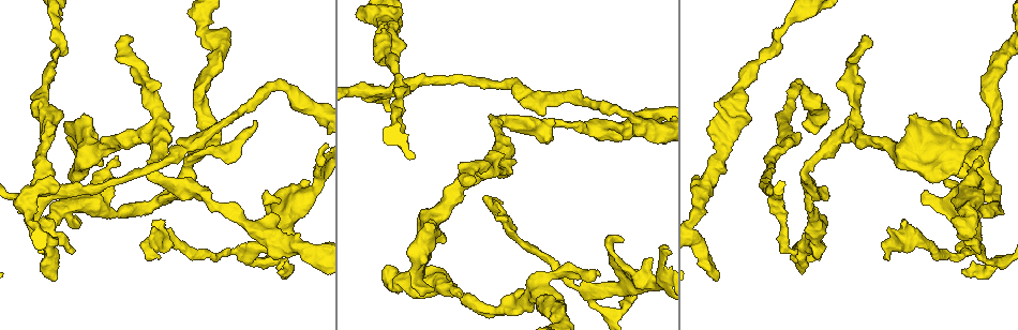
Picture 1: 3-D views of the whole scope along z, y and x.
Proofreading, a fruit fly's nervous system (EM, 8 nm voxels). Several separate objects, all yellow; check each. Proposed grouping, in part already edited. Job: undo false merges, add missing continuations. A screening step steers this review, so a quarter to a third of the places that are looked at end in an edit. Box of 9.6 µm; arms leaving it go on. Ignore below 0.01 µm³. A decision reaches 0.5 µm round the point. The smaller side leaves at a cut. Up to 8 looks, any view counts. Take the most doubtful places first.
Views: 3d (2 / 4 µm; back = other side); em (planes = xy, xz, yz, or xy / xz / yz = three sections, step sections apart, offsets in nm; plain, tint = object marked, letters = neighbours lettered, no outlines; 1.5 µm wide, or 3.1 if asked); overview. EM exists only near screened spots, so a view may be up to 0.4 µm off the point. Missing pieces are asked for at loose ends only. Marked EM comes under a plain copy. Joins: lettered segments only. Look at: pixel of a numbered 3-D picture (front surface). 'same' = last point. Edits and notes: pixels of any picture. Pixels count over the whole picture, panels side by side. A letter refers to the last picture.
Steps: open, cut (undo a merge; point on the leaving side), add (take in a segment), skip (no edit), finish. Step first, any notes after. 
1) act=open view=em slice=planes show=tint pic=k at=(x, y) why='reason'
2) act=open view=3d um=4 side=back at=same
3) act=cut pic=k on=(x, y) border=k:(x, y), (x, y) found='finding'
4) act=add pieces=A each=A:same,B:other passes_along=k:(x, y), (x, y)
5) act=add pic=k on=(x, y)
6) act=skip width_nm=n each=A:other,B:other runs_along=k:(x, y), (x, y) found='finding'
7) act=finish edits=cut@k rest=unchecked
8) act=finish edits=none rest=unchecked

act=open view=em slice=xy step=8 show=letters pic=1 at=(797, 262) why='branch stops here'

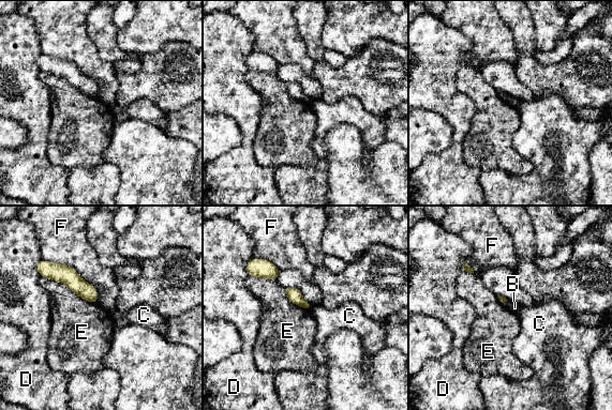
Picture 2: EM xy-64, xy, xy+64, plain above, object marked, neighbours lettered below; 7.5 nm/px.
act=open view=em slice=planes show=letters at=same why='cut it another way'

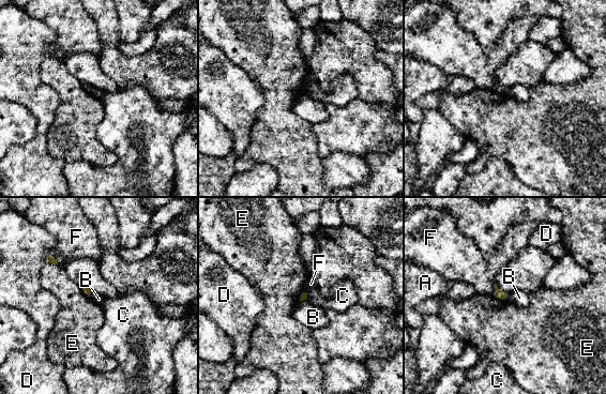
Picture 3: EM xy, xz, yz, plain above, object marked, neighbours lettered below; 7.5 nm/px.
act=skip each=A:other,B:other,C:other,D:other,E:other,F:other border=3:(508, 294), (509, 299) found='no lettered segment goes on from it'

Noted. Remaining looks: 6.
act=open view=3d um=4 pic=1 at=(472, 181) why='free end'

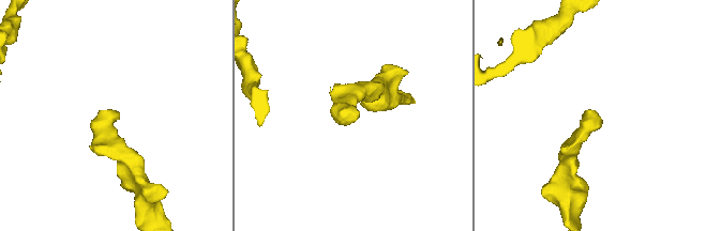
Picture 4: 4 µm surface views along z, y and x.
act=open view=em slice=yz step=4 show=tint pic=4 at=(118, 114) why='now the EM'

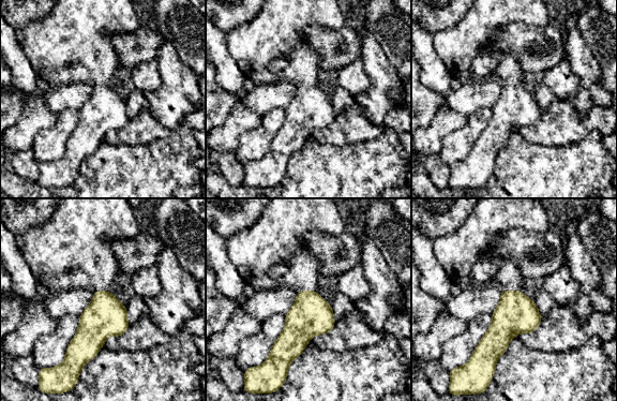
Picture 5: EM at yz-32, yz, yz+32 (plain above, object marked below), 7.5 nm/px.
act=open view=em slice=planes show=letters at=same

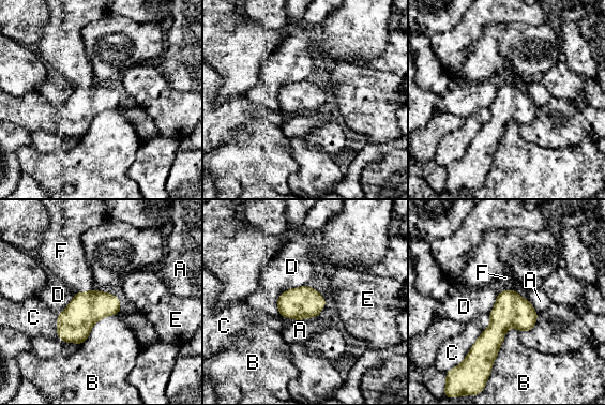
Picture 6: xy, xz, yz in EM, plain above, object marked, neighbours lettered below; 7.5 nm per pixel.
act=add pieces=F each=A:other,B:other,C:other,D:other,E:other,F:same passes_along=6:(75, 321), (85, 291), (69, 264) found='the cell continues'

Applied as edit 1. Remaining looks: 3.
act=open view=em slice=planes show=tint pic=1 at=(807, 174) why='sharp bend'

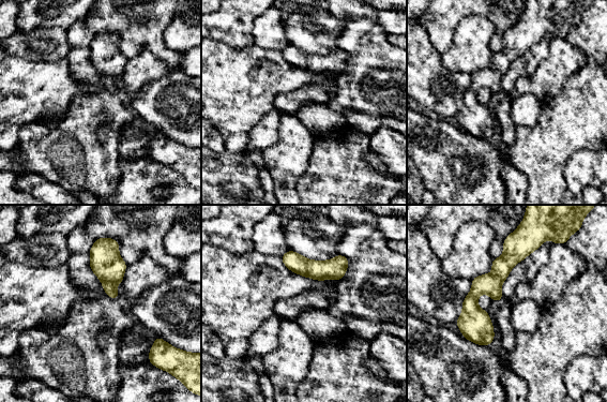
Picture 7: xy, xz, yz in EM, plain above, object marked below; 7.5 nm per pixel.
act=open view=em slice=planes show=letters at=same

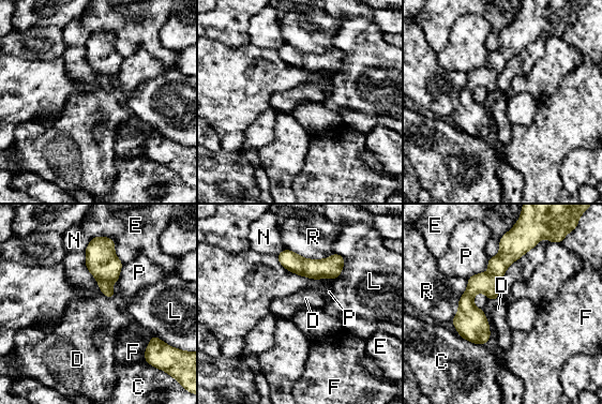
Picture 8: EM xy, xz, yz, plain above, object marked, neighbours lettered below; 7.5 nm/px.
act=skip each=C:other,D:other,E:other,F:other,L:other,N:other,P:other,R:other runs_along=8:(502, 252), (468, 295), (473, 340) found='all the same cell'

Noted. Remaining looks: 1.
act=finish edits=add@6 rest=unchecked

